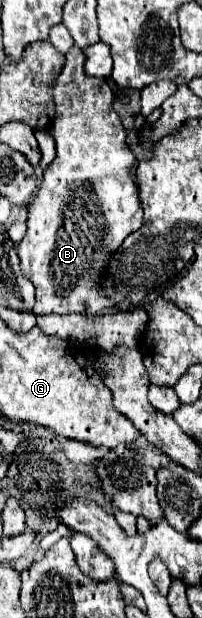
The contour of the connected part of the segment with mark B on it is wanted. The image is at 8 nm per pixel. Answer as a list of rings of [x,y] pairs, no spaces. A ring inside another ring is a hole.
[[[74,47],[66,55],[64,71],[56,77],[52,93],[56,103],[52,125],[56,159],[46,167],[42,183],[28,205],[28,231],[18,245],[18,255],[22,271],[36,287],[34,315],[80,313],[86,317],[98,317],[114,307],[100,285],[106,275],[106,267],[124,239],[144,225],[138,187],[130,177],[134,155],[126,145],[126,129],[118,113],[112,109],[112,91],[104,79],[84,75],[84,53],[80,47]]]

